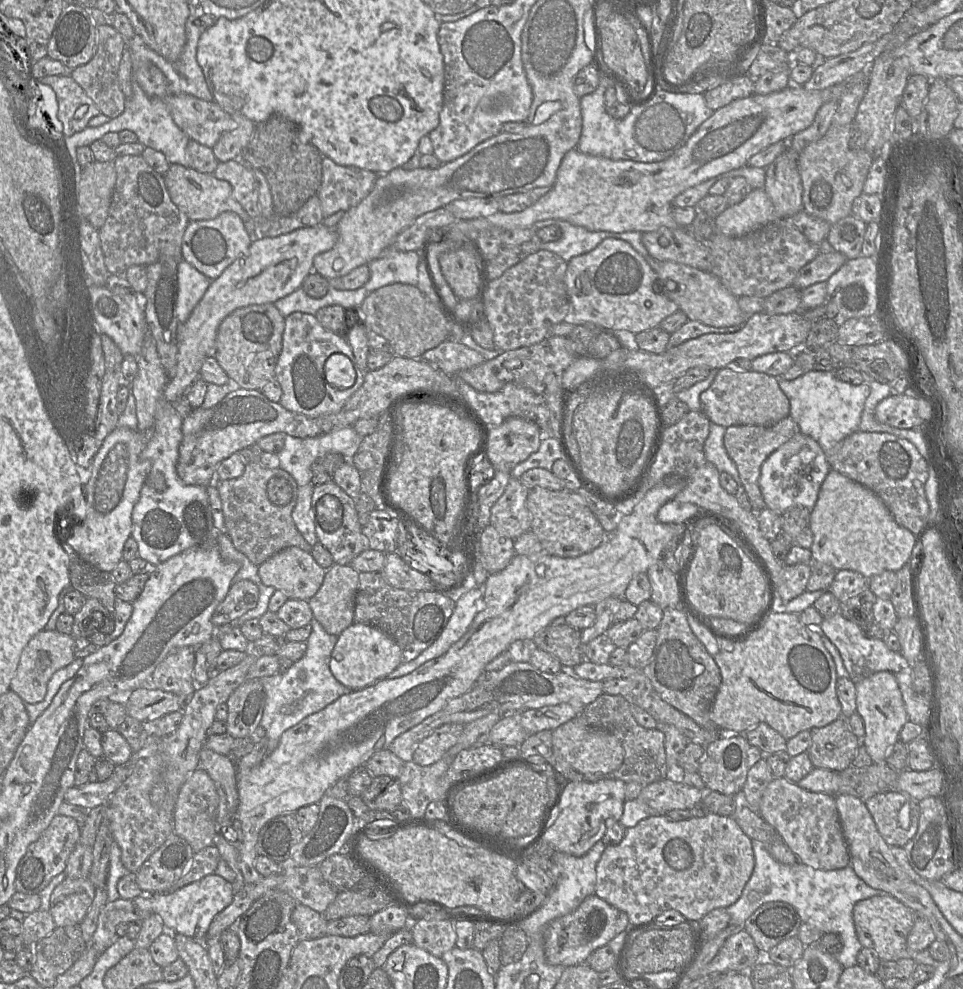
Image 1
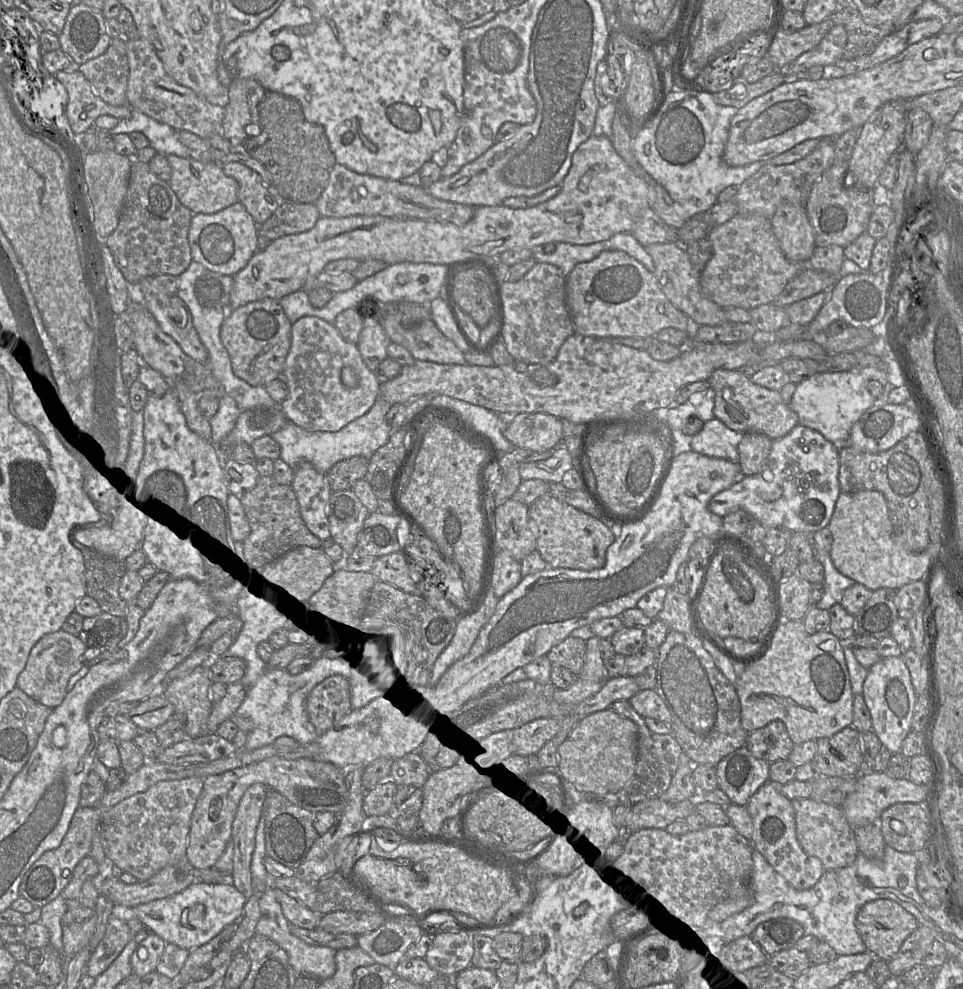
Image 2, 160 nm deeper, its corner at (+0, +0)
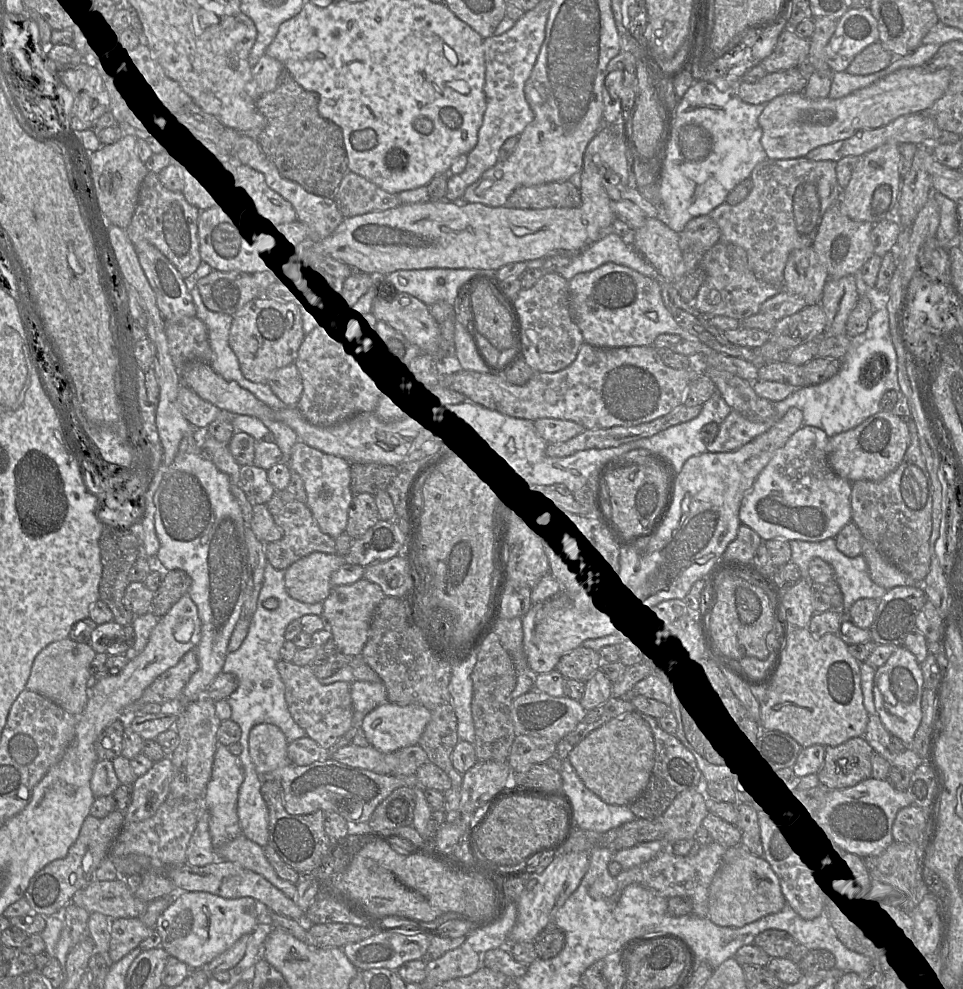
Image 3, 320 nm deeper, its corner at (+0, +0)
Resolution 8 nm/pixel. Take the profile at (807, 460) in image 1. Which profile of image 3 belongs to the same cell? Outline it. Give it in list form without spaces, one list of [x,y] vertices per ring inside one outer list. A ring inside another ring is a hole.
[[[803,425],[778,449],[758,475],[753,487],[745,495],[739,509],[739,520],[754,530],[763,541],[784,539],[820,542],[835,538],[840,530],[852,522],[851,482],[837,475],[827,460],[830,438],[820,428]]]

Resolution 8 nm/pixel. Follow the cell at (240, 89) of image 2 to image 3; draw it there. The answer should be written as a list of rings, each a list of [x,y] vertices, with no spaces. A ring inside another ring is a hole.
[[[264,54],[252,67],[252,79],[247,85],[249,95],[257,100],[265,93],[273,91],[283,69],[285,67],[280,61]]]

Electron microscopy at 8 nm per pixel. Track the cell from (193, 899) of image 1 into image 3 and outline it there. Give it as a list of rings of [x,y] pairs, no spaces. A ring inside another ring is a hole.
[[[178,892],[174,897],[174,901],[171,905],[160,915],[158,918],[155,930],[159,933],[162,939],[162,947],[168,953],[169,956],[175,957],[181,962],[185,963],[191,970],[203,968],[205,965],[210,963],[214,958],[231,948],[234,943],[240,939],[243,935],[251,934],[258,925],[258,918],[256,916],[256,900],[250,897],[242,897],[237,899],[226,899],[220,896],[208,893],[208,892]]]

